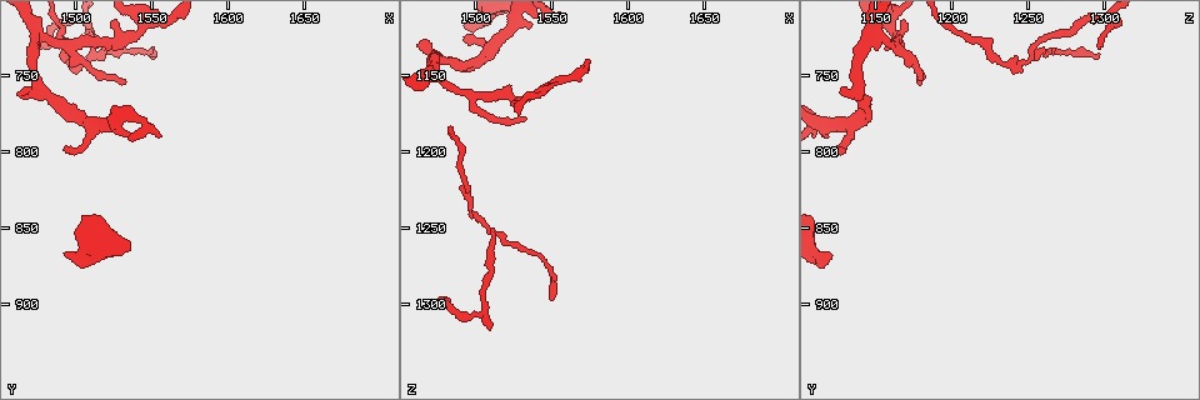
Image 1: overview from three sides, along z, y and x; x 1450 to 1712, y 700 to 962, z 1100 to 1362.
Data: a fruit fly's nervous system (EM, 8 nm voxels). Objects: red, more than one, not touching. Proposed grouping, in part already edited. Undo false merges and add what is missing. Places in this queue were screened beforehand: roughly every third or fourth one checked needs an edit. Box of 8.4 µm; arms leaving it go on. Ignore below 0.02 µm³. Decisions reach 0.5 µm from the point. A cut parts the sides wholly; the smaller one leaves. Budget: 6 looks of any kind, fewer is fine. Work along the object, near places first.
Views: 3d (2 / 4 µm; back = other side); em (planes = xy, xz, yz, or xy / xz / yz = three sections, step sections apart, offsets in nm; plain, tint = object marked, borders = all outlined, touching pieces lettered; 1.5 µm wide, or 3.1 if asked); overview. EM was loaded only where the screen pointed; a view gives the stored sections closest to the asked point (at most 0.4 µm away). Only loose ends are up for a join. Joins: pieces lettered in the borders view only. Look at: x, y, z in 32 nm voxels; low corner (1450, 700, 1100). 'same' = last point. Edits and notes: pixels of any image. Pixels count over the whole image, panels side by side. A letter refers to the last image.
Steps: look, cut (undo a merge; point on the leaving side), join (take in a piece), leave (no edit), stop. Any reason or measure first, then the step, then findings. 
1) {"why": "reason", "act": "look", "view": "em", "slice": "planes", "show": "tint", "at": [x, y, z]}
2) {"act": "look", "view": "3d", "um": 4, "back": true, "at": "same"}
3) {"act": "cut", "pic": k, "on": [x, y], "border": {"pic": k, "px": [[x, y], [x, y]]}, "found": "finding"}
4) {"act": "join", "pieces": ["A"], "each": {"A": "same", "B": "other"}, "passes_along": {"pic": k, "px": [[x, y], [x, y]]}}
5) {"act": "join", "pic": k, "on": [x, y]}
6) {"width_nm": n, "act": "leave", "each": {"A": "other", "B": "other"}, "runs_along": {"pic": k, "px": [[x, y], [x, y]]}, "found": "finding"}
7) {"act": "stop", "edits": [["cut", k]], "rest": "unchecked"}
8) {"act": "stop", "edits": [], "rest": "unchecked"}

{"why": "abrupt turn", "act": "look", "view": "em", "slice": "planes", "show": "plain", "at": [1500, 744, 1242]}

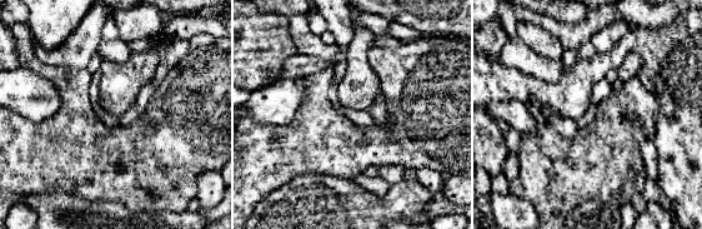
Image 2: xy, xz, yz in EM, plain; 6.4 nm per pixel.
{"why": "where the object lies", "act": "look", "view": "em", "slice": "planes", "show": "tint", "at": "same"}

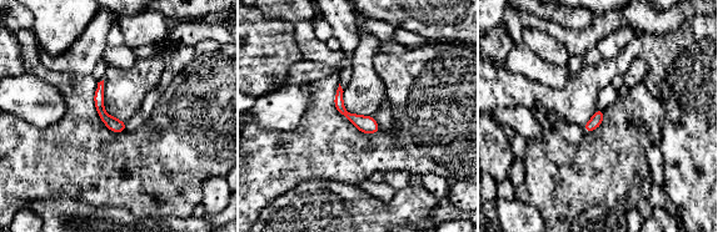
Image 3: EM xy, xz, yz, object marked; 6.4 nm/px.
{"why": "what lies round it", "act": "look", "view": "em", "slice": "planes", "show": "borders", "at": "same"}

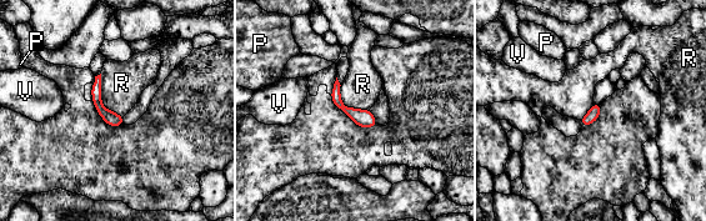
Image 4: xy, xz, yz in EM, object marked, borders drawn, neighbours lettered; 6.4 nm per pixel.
{"longest_contact_nm": ["R", 320], "act": "leave", "each": {"P": "other", "R": "other", "V": "other"}, "border": {"pic": 4, "px": [[100, 74], [101, 104], [123, 117]]}, "found": "one neuron here"}

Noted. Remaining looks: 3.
{"why": "tapers out", "act": "look", "view": "em", "slice": "planes", "show": "borders", "at": [1532, 754, 1176]}

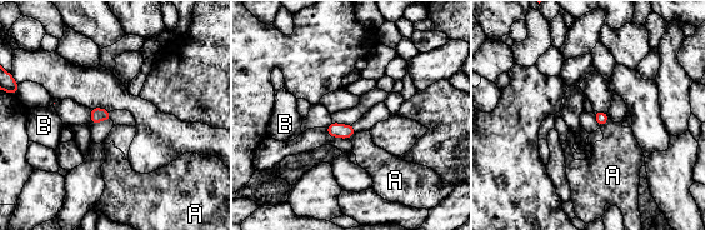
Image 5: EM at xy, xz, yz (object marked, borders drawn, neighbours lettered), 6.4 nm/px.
{"width_nm": 80, "longest_contact_nm": ["A", 80], "act": "leave", "each": {"A": "other", "B": "other"}, "found": "no lettered piece goes on from it"}

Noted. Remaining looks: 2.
{"why": "branch stops here", "act": "look", "view": "3d", "um": 4, "at": [1494, 866, 1118]}

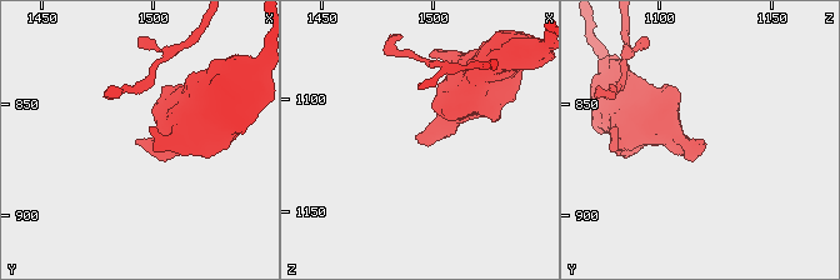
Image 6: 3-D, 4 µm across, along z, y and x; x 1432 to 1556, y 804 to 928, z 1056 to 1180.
{"act": "look", "view": "em", "slice": "planes", "show": "borders", "at": [1495, 865, 1119]}

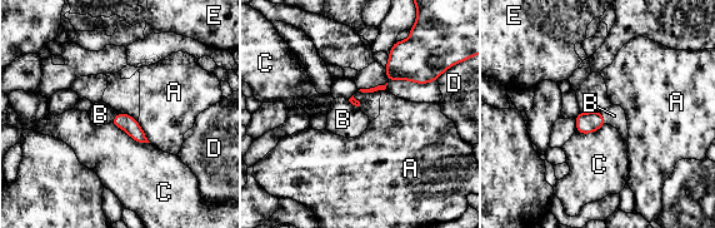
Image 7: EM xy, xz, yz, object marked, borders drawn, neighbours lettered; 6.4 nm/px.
{"longest_contact_nm": ["C", 280], "act": "join", "pieces": ["B"], "each": {"A": "other", "B": "same", "C": "other", "D": "other", "E": "other"}, "passes_along": {"pic": 7, "px": [[358, 104], [354, 107], [343, 119]]}, "found": "the neuron continues"}

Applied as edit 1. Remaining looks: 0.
{"act": "stop", "edits": [["join", 7]], "rest": "unchecked"}

